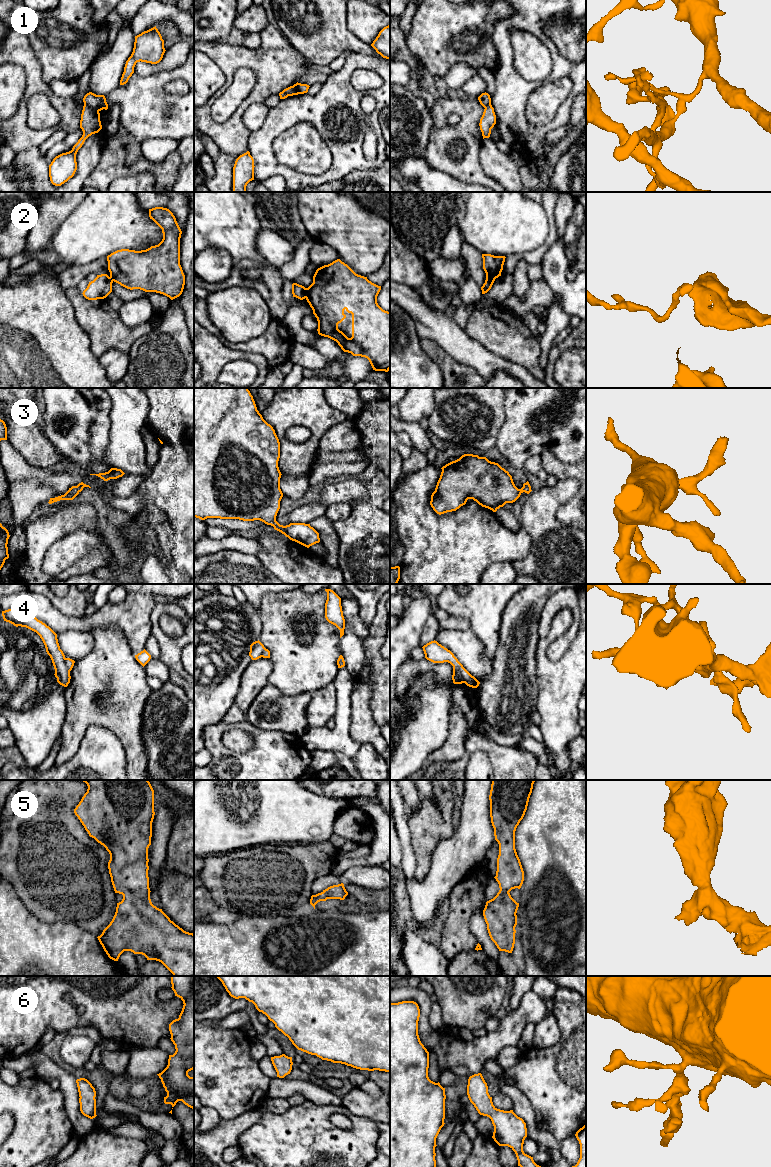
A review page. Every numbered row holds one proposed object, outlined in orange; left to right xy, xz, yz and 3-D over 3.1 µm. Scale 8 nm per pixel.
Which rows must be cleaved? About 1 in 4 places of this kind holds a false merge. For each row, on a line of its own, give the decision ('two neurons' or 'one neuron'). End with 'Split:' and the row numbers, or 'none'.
1: two neurons
2: two neurons
3: one neuron
4: two neurons
5: one neuron
6: one neuron
Split: 1, 2, 4

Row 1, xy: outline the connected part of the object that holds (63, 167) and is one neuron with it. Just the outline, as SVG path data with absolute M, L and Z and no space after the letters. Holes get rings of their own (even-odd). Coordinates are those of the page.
M84 105L80 128L83 131L83 135L72 150L56 156L49 165L50 181L55 186L61 186L74 176L77 170L76 154L78 150L89 136L98 133L102 129L99 111Z

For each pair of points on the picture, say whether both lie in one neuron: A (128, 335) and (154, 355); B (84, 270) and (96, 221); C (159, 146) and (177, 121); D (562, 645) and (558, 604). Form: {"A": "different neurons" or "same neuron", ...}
{"A": "different neurons", "B": "different neurons", "C": "different neurons", "D": "same neuron"}

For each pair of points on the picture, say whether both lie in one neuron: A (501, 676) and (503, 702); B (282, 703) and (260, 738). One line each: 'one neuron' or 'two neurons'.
A: one neuron
B: two neurons

